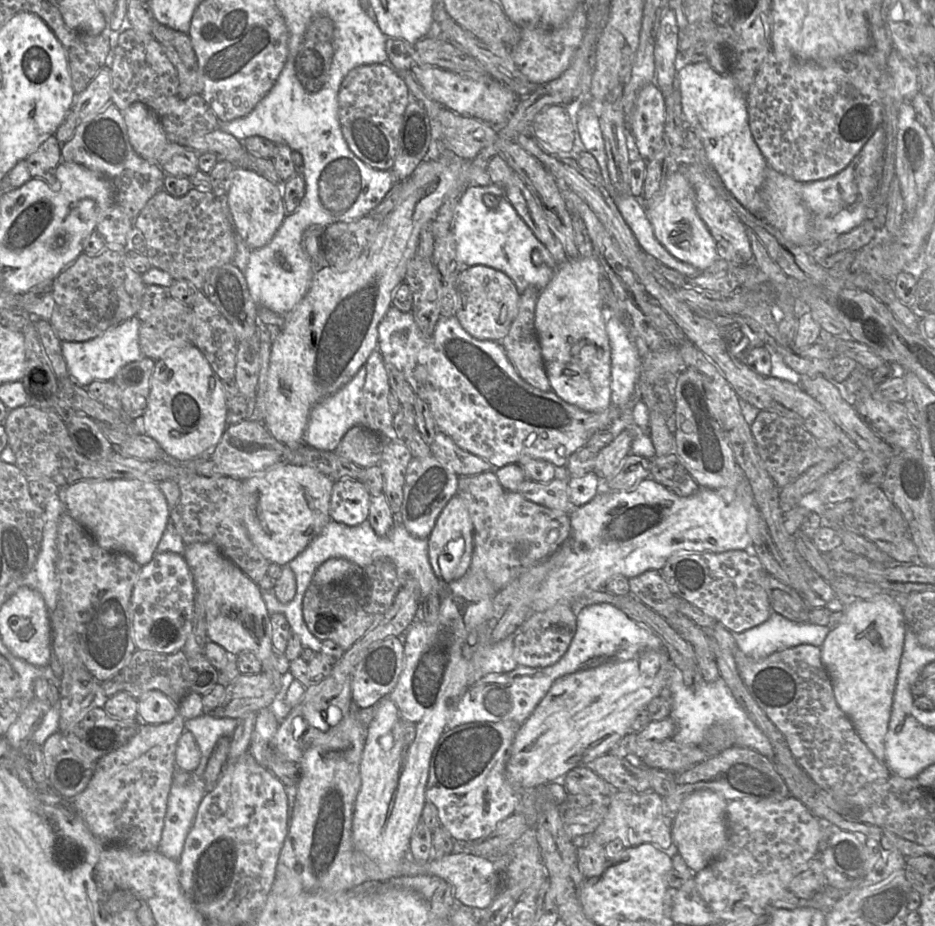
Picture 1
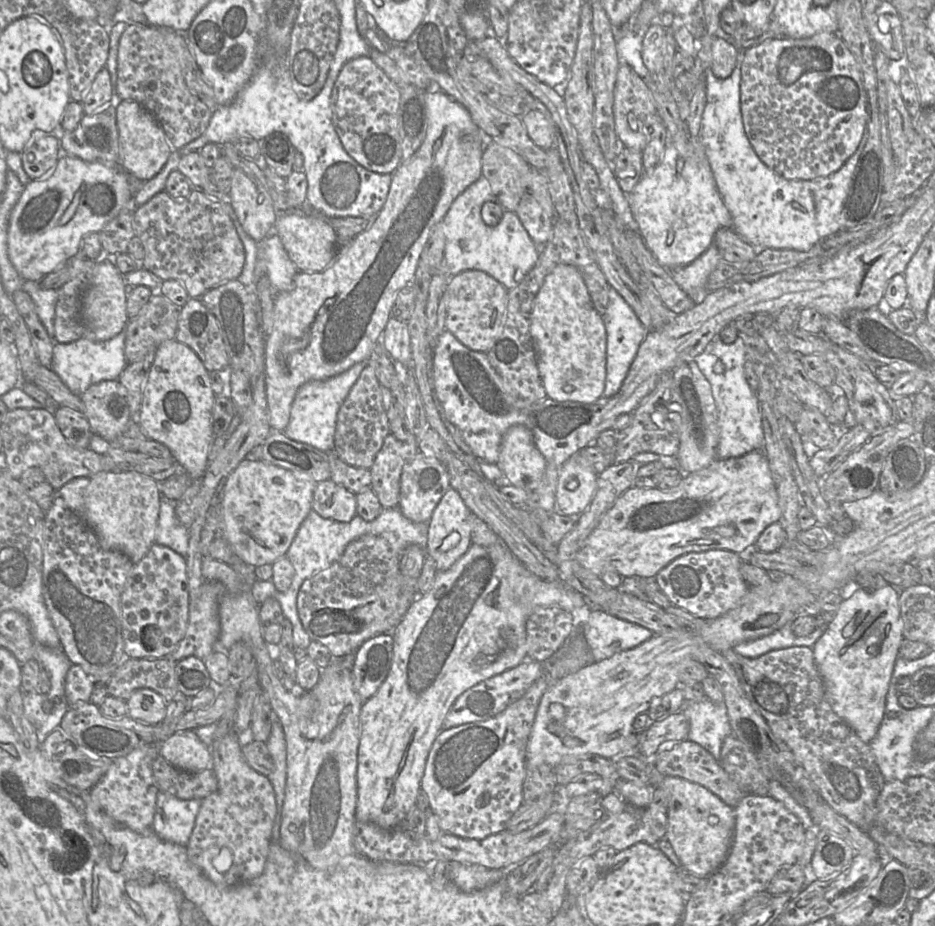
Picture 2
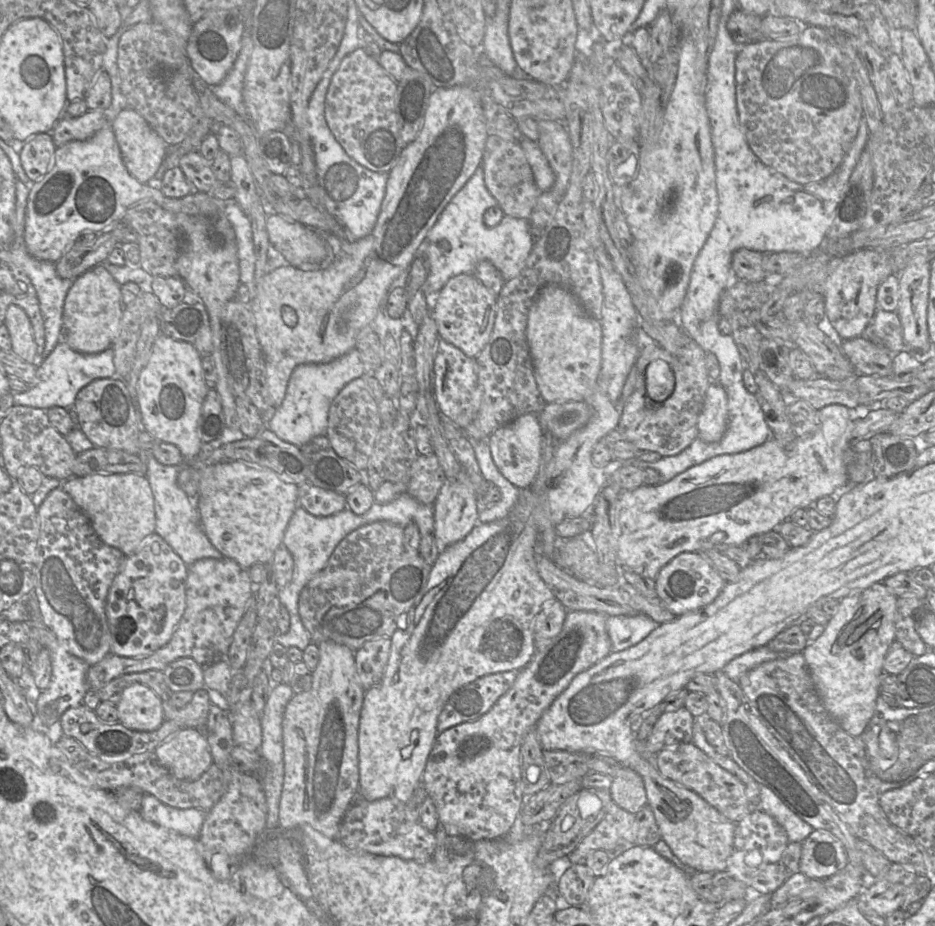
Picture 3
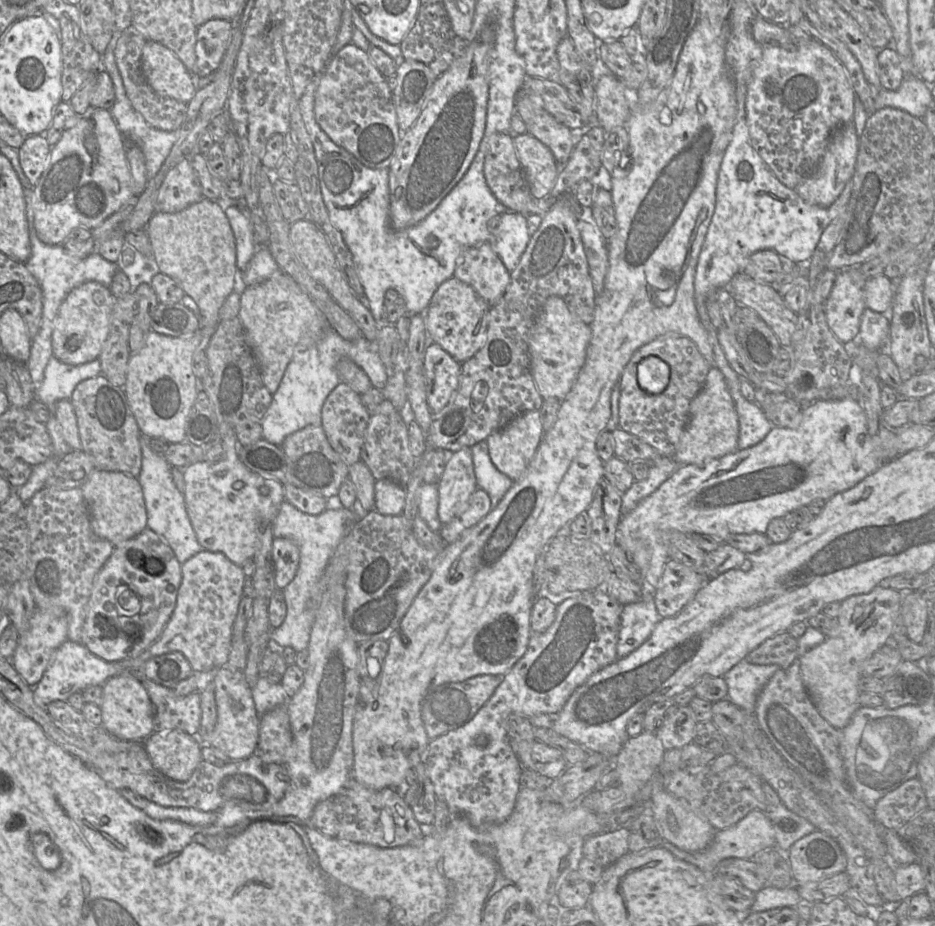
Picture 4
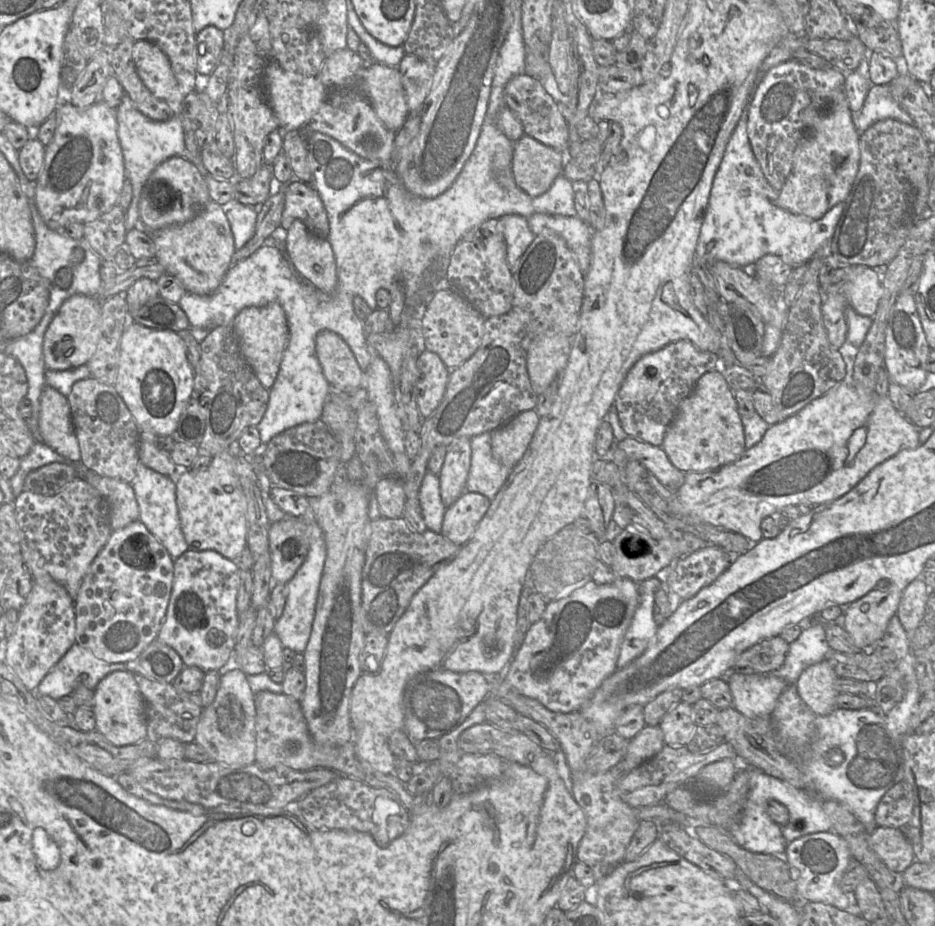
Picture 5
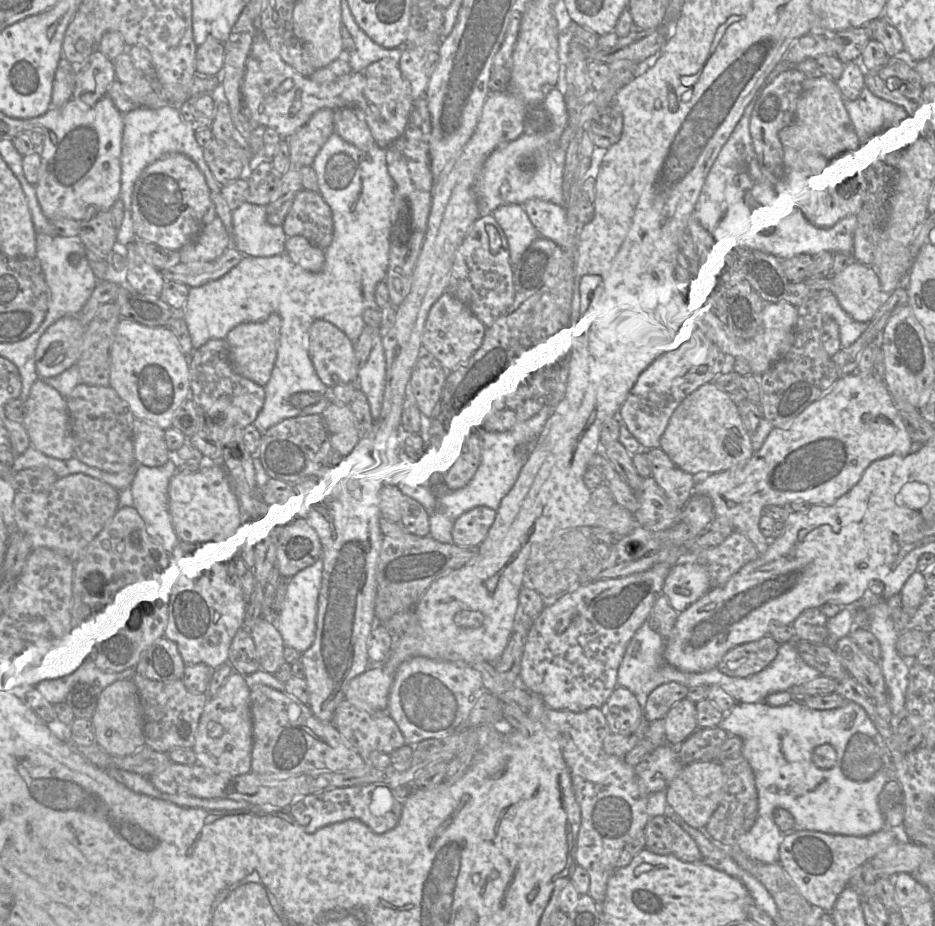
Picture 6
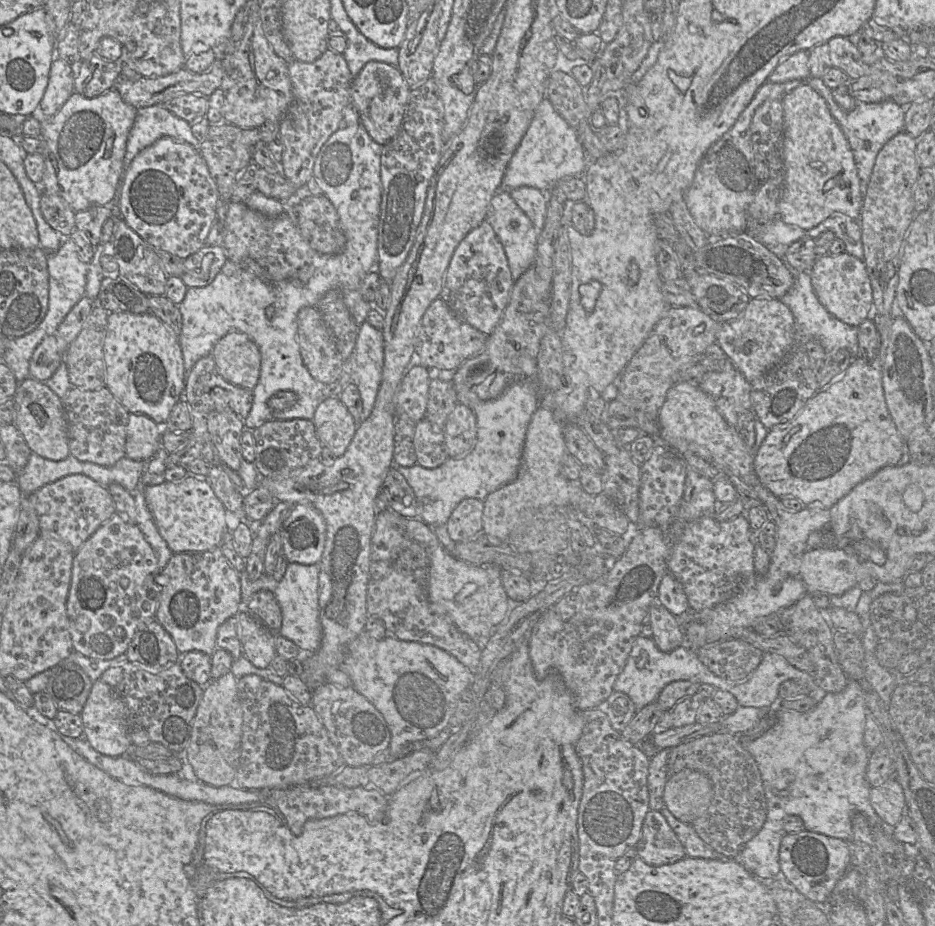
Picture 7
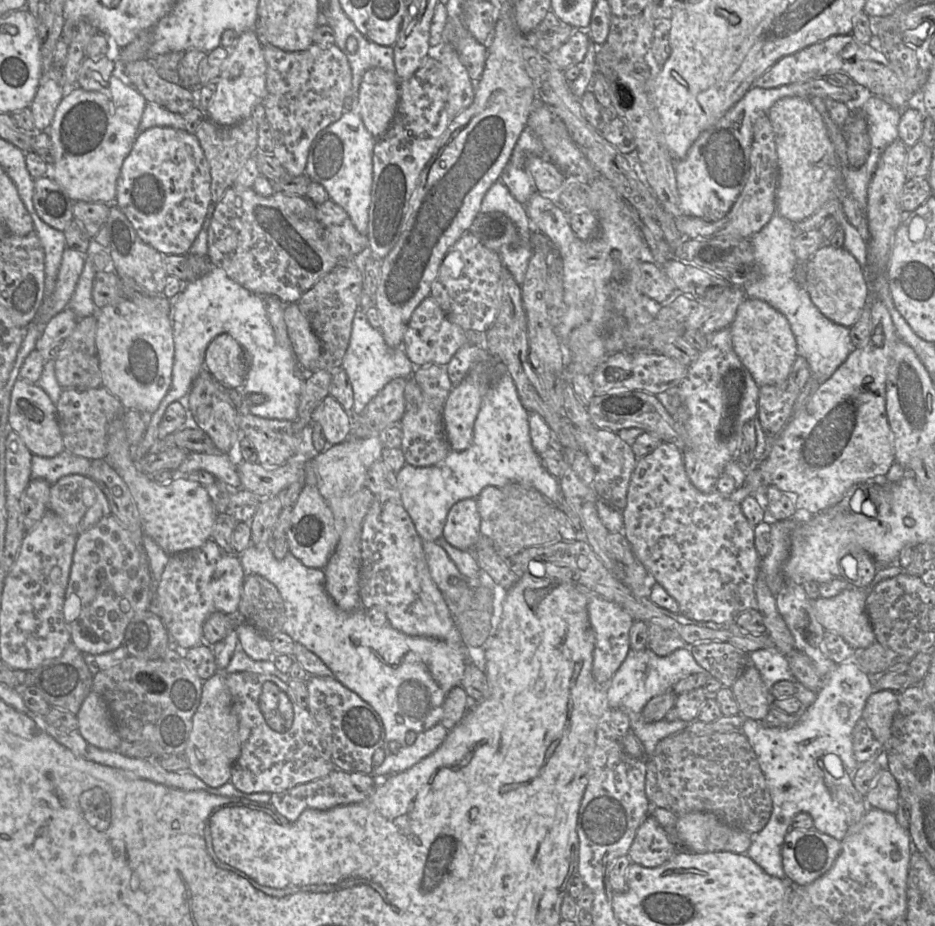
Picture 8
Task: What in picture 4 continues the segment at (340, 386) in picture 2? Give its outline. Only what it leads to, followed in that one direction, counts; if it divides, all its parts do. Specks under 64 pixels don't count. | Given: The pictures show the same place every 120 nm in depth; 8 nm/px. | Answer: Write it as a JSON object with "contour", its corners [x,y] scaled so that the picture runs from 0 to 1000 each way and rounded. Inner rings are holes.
{"contour":[[[353,353],[338,370],[319,371],[316,375],[313,384],[307,394],[298,418],[295,423],[291,425],[291,434],[279,454],[281,474],[291,479],[301,481],[308,470],[330,459],[343,459],[345,436],[351,427],[365,414],[360,401],[360,392],[365,387],[372,387],[380,391],[393,404],[398,417],[407,421],[411,430],[416,432],[422,442],[429,445],[430,440],[433,437],[433,433],[436,433],[433,404],[429,398],[421,395],[419,403],[414,406],[412,395],[399,371],[394,369],[389,364],[380,367],[370,367]]]}

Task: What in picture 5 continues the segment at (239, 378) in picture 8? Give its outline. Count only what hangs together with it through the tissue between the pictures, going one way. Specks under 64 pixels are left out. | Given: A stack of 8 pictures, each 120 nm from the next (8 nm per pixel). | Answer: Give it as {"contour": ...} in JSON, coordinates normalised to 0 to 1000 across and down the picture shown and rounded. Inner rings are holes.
{"contour":[[[289,326],[283,330],[263,332],[251,341],[247,352],[262,390],[280,417],[289,421],[297,405],[309,366],[308,348],[302,330],[297,326]]]}

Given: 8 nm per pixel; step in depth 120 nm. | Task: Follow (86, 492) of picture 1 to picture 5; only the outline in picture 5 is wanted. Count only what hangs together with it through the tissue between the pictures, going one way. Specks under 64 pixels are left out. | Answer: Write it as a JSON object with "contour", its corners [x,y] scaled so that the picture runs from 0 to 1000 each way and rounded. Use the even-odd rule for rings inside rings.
{"contour":[[[89,504],[88,516],[109,535],[116,544],[120,572],[127,572],[149,562],[149,548],[140,522],[107,514]]]}

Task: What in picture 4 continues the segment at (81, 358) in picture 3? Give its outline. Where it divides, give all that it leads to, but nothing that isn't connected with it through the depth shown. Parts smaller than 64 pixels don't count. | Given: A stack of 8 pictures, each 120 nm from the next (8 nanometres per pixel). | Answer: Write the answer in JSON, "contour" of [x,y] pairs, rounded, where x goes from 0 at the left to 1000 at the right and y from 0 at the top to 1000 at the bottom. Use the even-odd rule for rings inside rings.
{"contour":[[[56,383],[48,396],[46,411],[37,421],[37,431],[48,436],[58,447],[61,433],[75,431],[82,415],[105,405],[108,405],[105,387],[86,394],[74,394]]]}

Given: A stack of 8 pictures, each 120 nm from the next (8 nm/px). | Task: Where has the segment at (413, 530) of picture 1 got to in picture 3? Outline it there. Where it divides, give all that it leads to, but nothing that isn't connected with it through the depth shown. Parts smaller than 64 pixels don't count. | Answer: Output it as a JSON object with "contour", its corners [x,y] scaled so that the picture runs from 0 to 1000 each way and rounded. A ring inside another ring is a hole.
{"contour":[[[466,490],[448,491],[440,502],[435,532],[452,544],[463,544],[477,518]]]}

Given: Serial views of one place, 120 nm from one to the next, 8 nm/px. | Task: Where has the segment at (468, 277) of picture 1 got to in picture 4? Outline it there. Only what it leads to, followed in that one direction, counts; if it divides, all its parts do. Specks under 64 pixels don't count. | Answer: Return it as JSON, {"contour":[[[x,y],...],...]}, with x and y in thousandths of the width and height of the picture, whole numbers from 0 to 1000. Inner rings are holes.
{"contour":[[[483,298],[466,312],[453,339],[460,368],[471,373],[491,392],[501,389],[509,382],[520,368],[524,332],[503,308]]]}

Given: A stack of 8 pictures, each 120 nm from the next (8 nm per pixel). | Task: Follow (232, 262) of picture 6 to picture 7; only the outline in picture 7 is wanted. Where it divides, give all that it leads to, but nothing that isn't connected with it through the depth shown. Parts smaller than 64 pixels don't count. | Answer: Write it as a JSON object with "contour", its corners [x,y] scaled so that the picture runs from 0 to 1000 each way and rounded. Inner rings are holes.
{"contour":[[[219,265],[197,280],[196,292],[190,298],[201,311],[225,307],[244,279],[236,265]]]}

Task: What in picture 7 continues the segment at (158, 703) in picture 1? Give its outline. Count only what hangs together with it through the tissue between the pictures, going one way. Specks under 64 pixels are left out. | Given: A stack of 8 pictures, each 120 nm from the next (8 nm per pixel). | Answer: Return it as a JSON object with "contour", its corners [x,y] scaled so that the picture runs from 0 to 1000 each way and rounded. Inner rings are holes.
{"contour":[[[108,733],[99,737],[86,773],[89,780],[89,796],[103,811],[120,817],[138,815],[141,801],[136,785],[136,763],[123,746]]]}

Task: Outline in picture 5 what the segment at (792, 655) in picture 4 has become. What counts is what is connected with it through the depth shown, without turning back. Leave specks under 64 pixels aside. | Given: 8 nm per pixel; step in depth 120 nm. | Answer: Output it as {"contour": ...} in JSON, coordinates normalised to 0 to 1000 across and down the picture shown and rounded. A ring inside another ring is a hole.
{"contour":[[[836,688],[818,690],[794,704],[783,724],[794,728],[824,727],[834,721],[844,702],[844,694]]]}

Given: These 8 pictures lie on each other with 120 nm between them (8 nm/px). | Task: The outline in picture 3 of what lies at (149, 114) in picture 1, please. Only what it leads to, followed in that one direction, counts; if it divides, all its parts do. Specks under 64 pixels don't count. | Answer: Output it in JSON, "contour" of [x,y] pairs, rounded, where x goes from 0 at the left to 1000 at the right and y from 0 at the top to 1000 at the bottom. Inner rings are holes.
{"contour":[[[139,116],[122,125],[119,136],[138,187],[150,198],[164,199],[164,192],[180,165],[179,154],[147,120]]]}

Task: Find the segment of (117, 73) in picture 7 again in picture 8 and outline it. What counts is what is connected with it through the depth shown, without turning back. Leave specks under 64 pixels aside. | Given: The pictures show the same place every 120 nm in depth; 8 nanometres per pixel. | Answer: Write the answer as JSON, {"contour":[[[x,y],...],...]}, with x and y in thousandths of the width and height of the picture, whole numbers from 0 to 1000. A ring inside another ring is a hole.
{"contour":[[[91,63],[83,79],[81,92],[93,98],[112,98],[124,76],[124,67],[109,63]]]}

